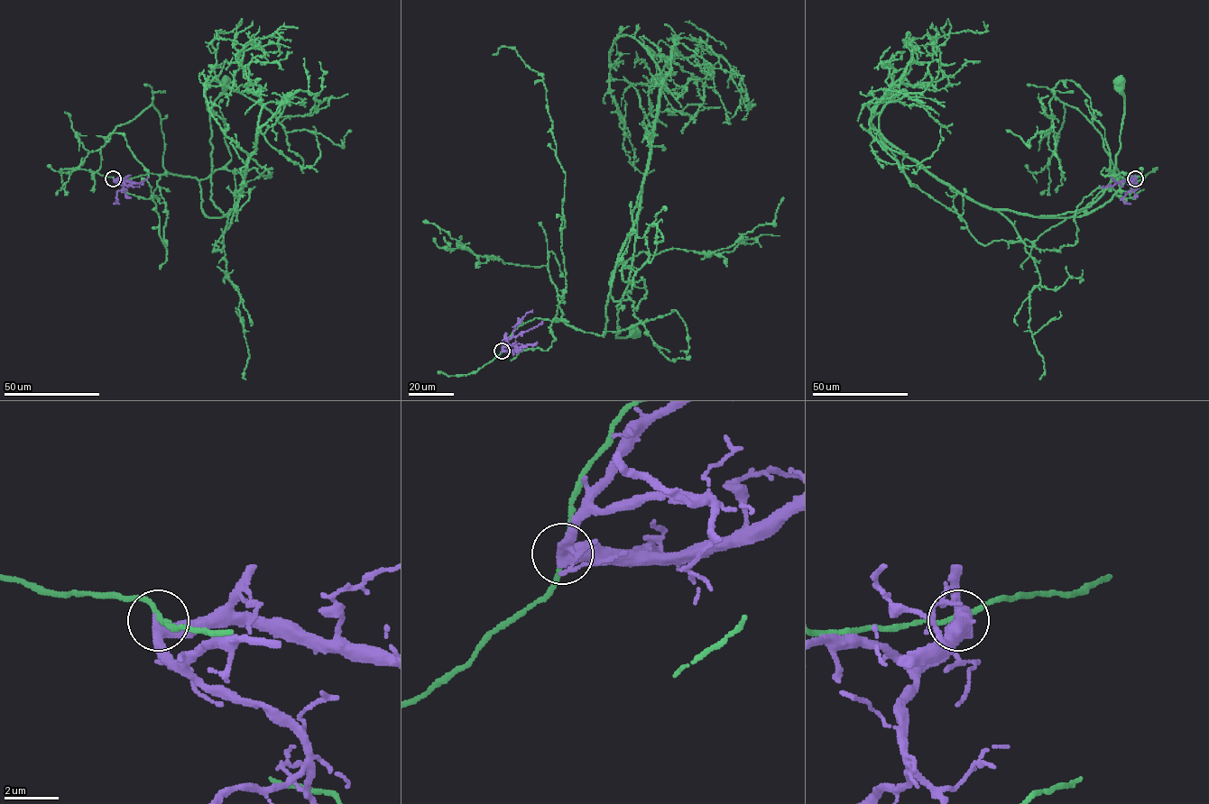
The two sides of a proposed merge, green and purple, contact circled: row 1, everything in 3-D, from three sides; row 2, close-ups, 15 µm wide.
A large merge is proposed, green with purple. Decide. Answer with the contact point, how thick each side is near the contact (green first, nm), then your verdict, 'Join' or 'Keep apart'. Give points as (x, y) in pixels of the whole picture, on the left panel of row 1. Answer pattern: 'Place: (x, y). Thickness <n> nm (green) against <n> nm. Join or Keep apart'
Place: (113, 178). Thickness 160 nm (green) against 480 nm. Keep apart

